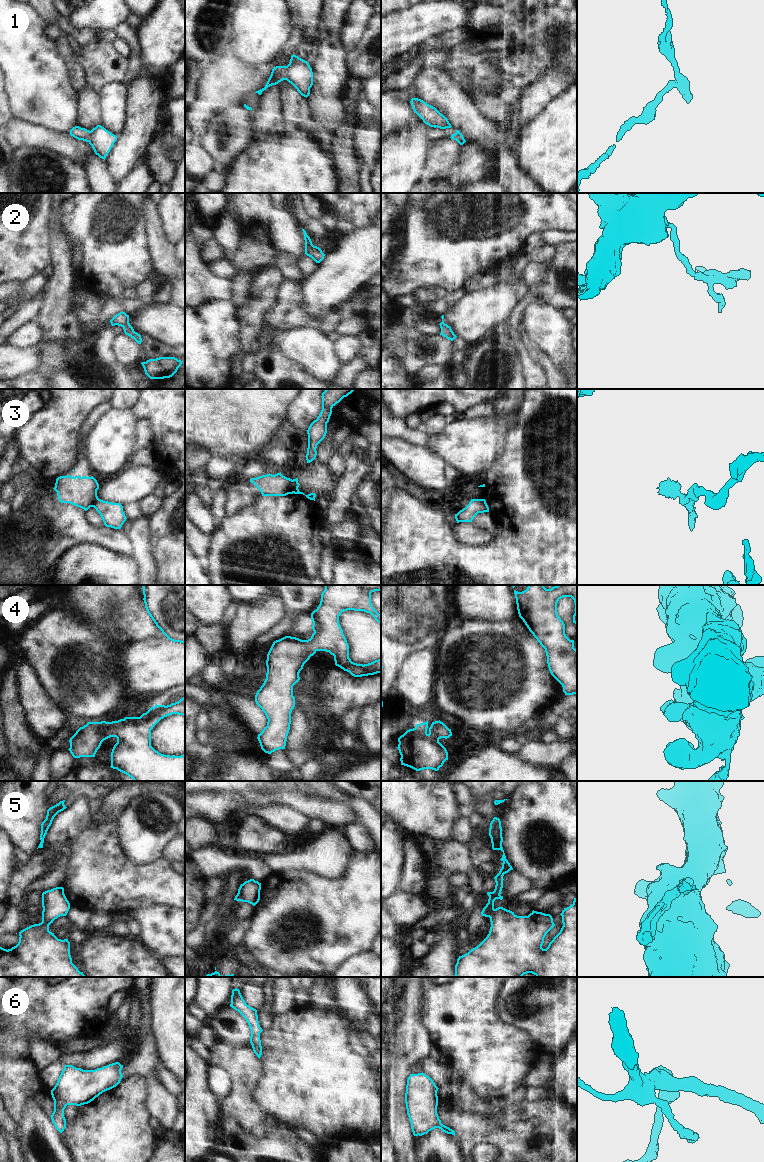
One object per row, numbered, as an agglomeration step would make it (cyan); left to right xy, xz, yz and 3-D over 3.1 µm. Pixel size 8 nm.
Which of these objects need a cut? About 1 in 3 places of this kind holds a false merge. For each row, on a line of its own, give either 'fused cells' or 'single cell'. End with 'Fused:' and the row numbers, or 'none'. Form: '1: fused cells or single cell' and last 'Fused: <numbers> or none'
1: fused cells
2: single cell
3: fused cells
4: single cell
5: fused cells
6: single cell
Fused: 1, 3, 5

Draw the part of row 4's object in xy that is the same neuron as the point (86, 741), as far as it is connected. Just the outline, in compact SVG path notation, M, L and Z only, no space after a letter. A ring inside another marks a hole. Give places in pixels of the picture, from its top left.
M185 697L167 706L156 704L140 717L125 717L124 719L112 722L88 722L83 727L80 727L70 738L70 748L68 750L74 758L95 757L97 750L104 740L116 737L117 743L111 752L111 768L128 775L134 781L185 781L185 753L181 756L164 755L151 746L151 730L161 719L172 714L185 716Z

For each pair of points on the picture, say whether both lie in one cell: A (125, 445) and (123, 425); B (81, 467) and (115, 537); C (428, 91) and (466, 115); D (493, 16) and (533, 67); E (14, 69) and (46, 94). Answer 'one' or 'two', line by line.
A: one
B: one
C: one
D: two
E: one

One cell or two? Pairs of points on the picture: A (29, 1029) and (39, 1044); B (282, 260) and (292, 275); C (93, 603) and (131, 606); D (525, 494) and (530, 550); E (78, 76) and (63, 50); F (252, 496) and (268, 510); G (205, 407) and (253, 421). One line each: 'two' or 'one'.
A: two
B: one
C: one
D: one
E: one
F: two
G: one

